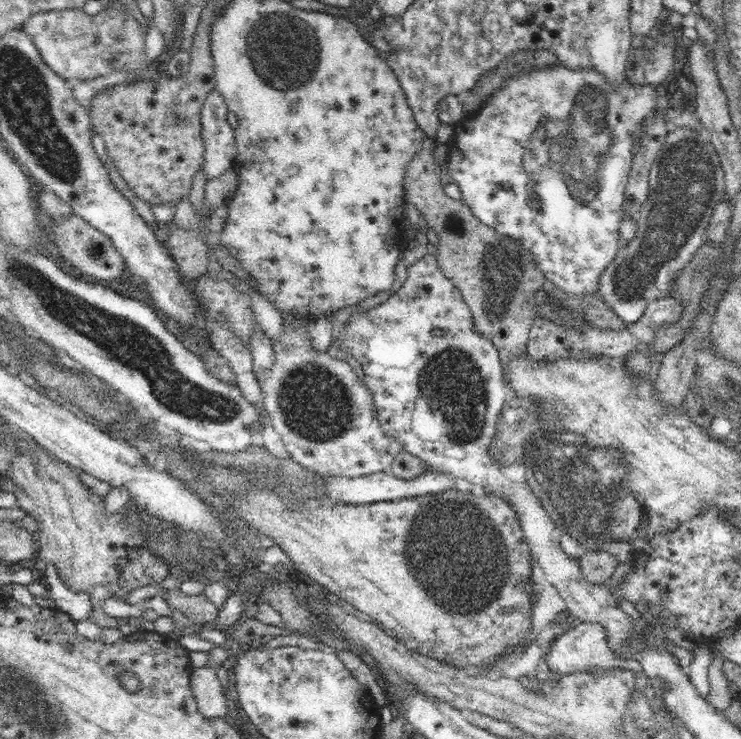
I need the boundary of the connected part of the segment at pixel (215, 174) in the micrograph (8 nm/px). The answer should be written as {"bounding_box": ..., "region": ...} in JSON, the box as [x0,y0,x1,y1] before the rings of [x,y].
{"bounding_box":[202,88,238,180],"region":[[[214,88],[202,108],[202,138],[206,146],[204,174],[206,180],[220,178],[226,170],[236,168],[238,146],[232,126],[228,124],[228,106],[224,96]]]}

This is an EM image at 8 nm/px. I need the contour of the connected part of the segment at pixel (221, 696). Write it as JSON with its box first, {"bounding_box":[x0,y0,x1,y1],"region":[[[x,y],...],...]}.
{"bounding_box":[190,666,228,720],"region":[[[214,666],[192,668],[190,688],[192,688],[192,698],[196,700],[198,710],[204,718],[214,720],[228,716],[228,700],[226,700],[228,694],[224,692],[224,686],[216,676]]]}

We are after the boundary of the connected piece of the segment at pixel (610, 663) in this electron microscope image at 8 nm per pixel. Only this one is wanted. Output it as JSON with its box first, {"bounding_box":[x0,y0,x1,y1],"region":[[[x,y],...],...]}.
{"bounding_box":[544,622,644,676],"region":[[[576,622],[568,632],[564,632],[556,642],[552,642],[552,644],[548,646],[548,652],[544,654],[544,658],[546,658],[546,664],[548,664],[552,676],[556,676],[556,674],[566,676],[566,674],[576,674],[576,672],[592,672],[594,668],[596,668],[596,670],[620,668],[620,670],[632,670],[632,672],[636,672],[636,674],[644,674],[644,666],[642,666],[640,662],[634,662],[632,658],[616,658],[616,656],[614,656],[614,650],[610,648],[610,642],[608,642],[608,638],[606,638],[604,628],[602,628],[600,624],[590,624],[590,622]]]}

